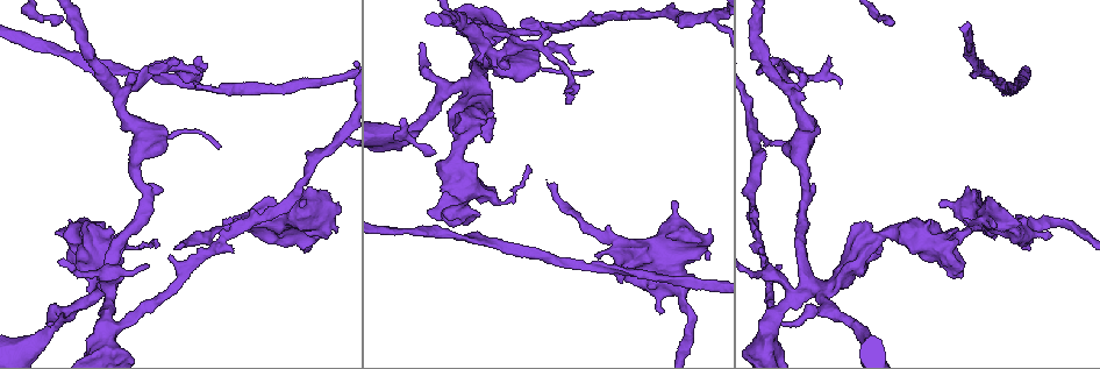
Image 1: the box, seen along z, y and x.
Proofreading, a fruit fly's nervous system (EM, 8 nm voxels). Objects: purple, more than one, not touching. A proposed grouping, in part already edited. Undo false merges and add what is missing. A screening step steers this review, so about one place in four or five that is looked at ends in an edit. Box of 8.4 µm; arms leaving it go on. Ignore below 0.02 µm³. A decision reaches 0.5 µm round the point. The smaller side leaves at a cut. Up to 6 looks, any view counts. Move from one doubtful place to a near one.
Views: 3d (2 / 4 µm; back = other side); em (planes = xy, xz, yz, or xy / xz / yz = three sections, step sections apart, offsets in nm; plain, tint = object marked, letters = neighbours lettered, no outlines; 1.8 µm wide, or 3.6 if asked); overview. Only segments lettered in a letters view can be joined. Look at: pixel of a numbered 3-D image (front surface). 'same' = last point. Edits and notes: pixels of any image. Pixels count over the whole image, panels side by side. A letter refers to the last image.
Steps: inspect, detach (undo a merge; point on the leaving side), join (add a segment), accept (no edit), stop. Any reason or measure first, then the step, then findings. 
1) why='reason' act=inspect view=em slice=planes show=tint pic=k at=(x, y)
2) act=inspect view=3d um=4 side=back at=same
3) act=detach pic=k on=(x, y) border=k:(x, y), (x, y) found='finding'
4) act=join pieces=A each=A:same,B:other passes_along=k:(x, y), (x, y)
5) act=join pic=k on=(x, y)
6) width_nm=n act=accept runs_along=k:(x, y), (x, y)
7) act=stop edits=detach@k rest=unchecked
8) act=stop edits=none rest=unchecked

why='sudden change in width' act=inspect view=em slice=planes show=letters pic=1 at=(657, 282)

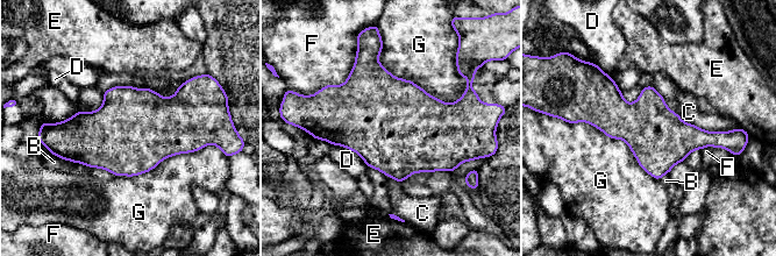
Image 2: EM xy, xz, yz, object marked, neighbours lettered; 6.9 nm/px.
longest_contact=G:650nm act=accept each=B:other,C:other,D:other,E:other,F:other,G:other found='continuous, no second neuron'

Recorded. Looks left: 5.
why='narrows sharply' act=inspect view=em um=3.6 slice=planes show=tint pic=1 at=(218, 89)

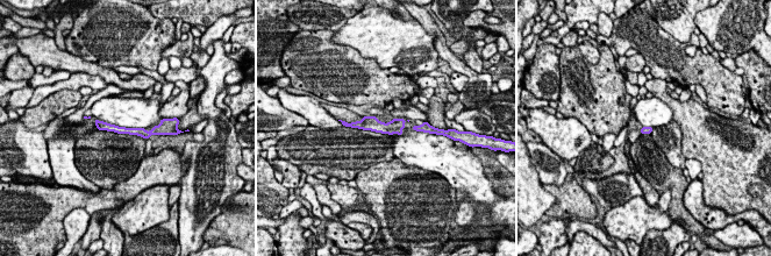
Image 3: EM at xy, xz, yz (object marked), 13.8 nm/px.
why='what lies round it' act=inspect view=em um=3.6 slice=planes show=letters at=same

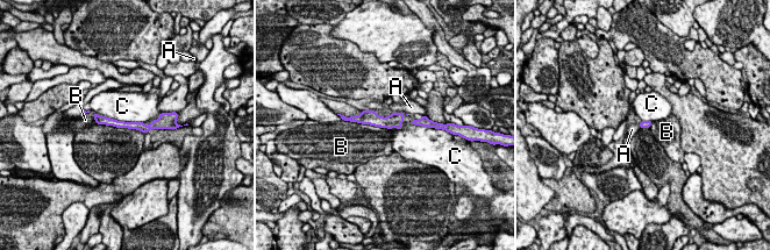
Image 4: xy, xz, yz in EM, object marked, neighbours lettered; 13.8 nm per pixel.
act=accept each=A:other,B:other,C:other found='continuous, no second neuron'

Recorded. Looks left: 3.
act=inspect view=3d um=4 pic=1 at=(812, 290)

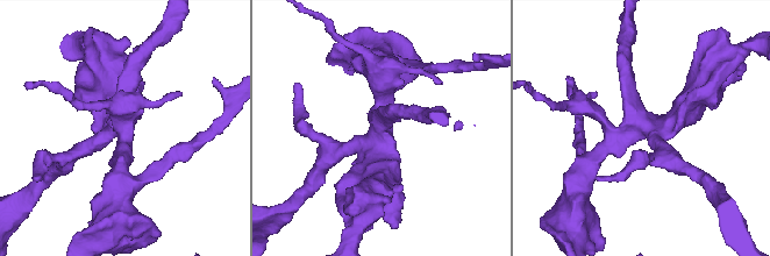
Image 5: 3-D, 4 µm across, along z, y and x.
why='now the EM' act=inspect view=em um=3.6 slice=planes show=letters pic=5 at=(384, 134)

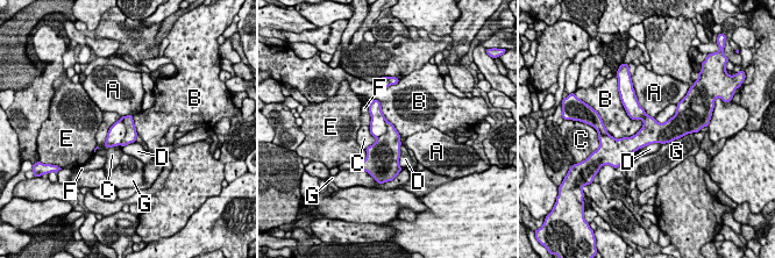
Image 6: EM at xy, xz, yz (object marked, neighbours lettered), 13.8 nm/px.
act=detach pic=6 on=(116, 133) each=A:other,B:other,C:other,D:other,E:other,F:other,G:other border=6:(123, 116), (125, 137), (120, 144) found='a second neuron is stuck on'

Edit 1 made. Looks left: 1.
act=stop edits=detach@6 rest=unchecked

